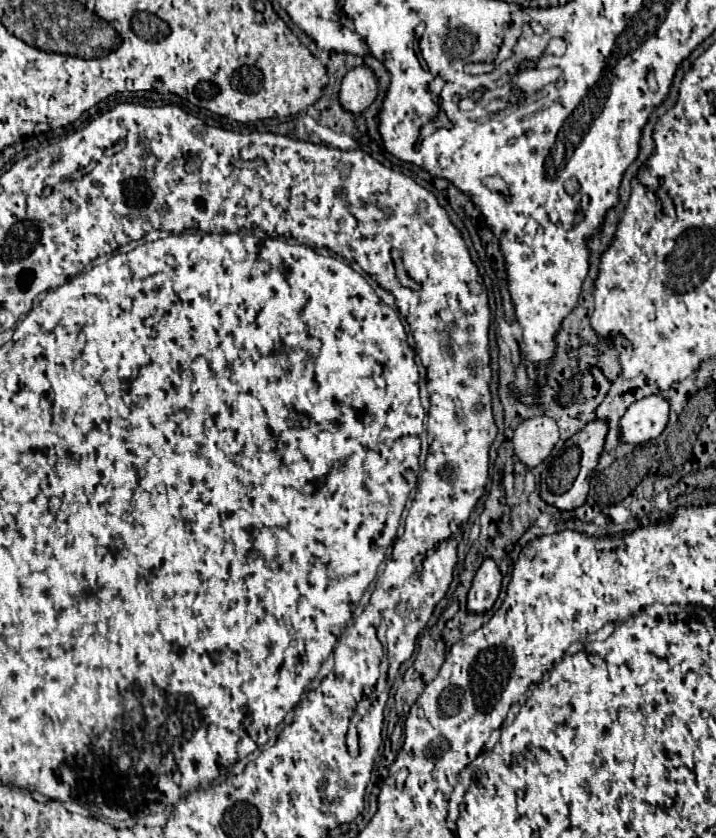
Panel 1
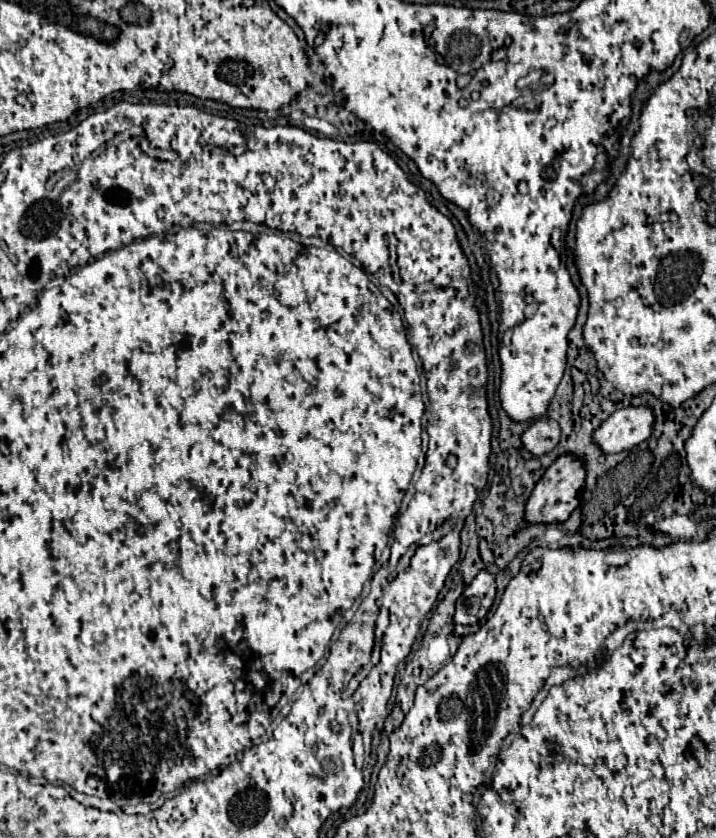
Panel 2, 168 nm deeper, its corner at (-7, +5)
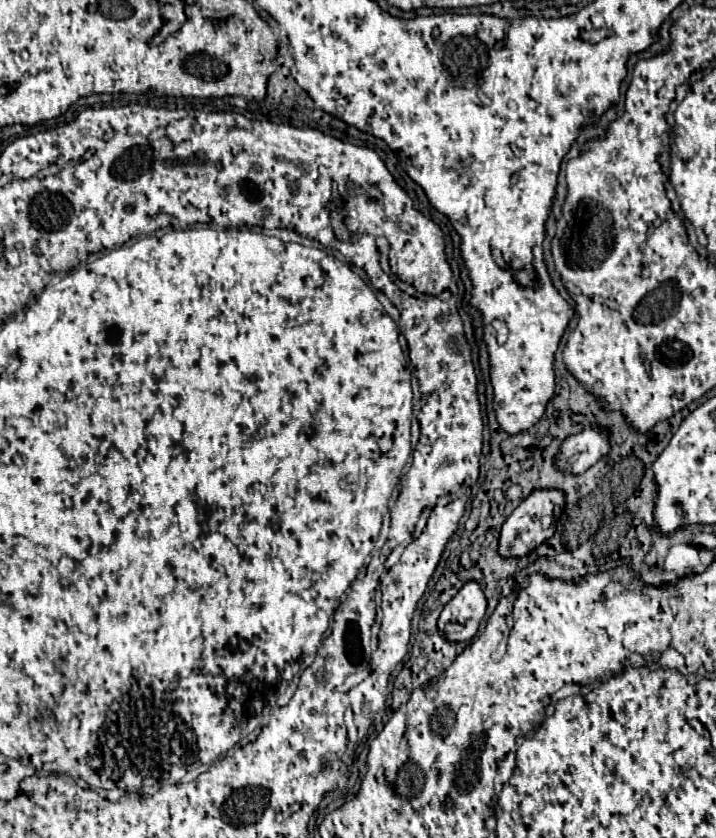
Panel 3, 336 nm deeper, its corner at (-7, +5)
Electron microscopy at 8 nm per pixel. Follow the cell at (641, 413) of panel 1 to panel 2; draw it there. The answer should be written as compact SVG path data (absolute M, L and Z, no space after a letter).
M625 407L611 413L591 435L595 445L611 455L643 443L653 431L653 413L649 407Z

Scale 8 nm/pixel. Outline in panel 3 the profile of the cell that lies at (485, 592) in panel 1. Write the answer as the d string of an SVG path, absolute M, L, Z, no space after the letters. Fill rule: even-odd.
M469 581L441 611L439 631L449 641L469 641L477 633L479 623L485 617L485 609L487 609L487 597L481 585L477 581ZM449 623L459 623L459 629L445 633L445 627Z

